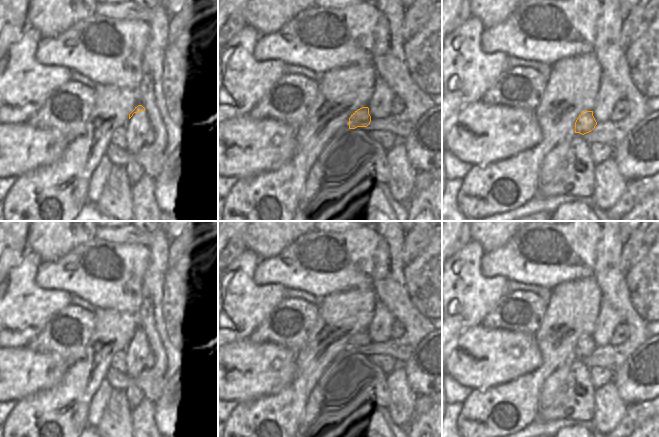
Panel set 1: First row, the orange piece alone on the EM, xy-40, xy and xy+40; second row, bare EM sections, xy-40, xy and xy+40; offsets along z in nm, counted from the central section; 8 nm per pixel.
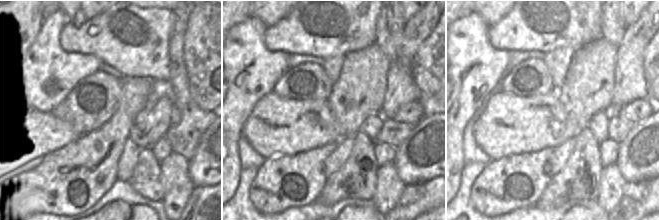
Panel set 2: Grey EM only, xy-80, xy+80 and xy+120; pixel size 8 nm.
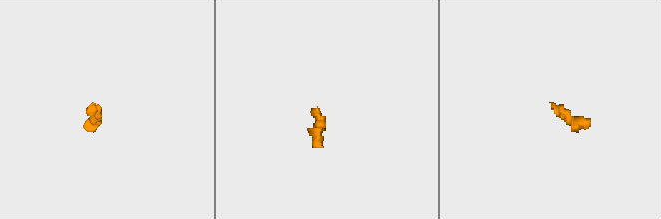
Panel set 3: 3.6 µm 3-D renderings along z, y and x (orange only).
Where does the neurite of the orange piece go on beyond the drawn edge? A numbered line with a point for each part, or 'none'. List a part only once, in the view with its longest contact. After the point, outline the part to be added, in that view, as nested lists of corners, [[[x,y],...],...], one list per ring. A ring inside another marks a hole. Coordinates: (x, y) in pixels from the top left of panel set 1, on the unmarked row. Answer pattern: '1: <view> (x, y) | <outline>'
1: xy-40 (139, 344) | [[[145,335],[134,337],[129,343],[127,351],[134,351],[135,354],[142,359],[146,359],[151,355]]]

